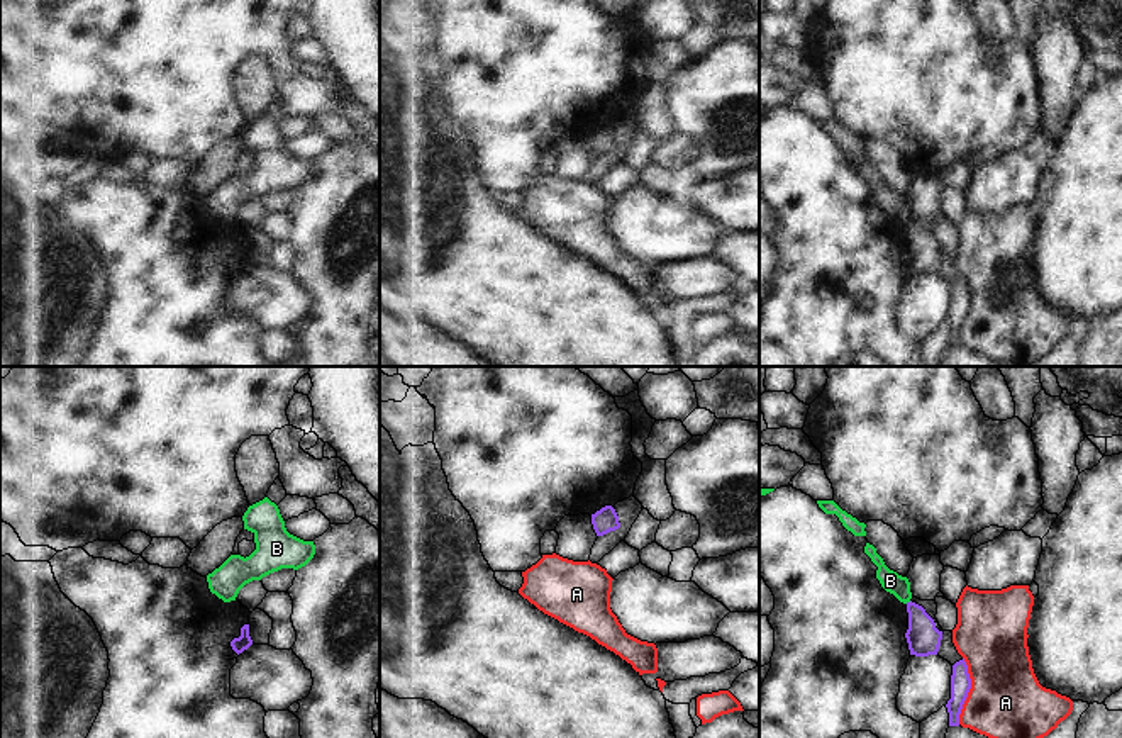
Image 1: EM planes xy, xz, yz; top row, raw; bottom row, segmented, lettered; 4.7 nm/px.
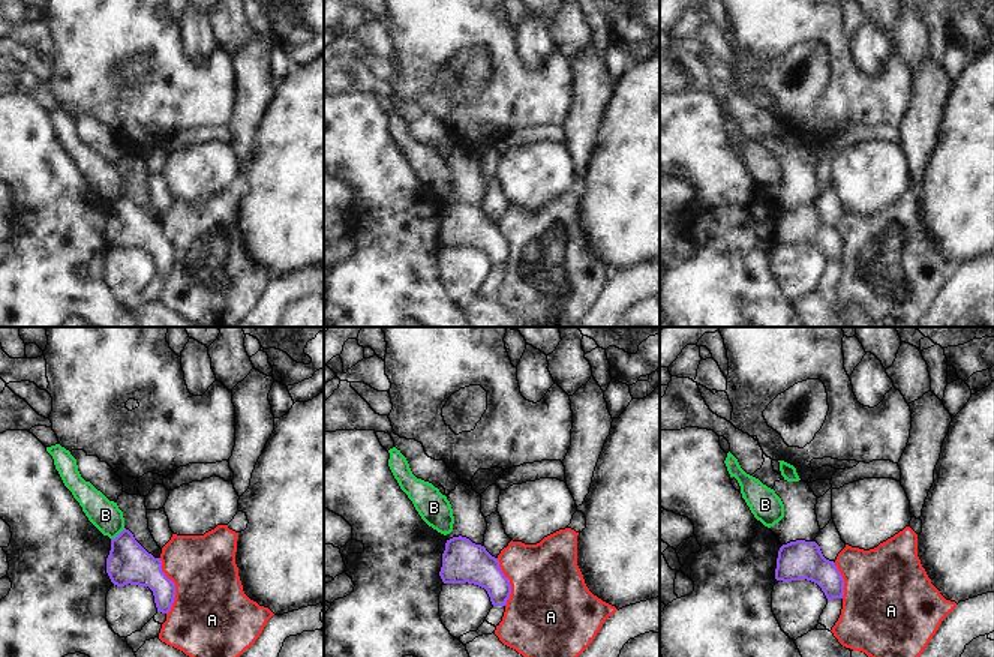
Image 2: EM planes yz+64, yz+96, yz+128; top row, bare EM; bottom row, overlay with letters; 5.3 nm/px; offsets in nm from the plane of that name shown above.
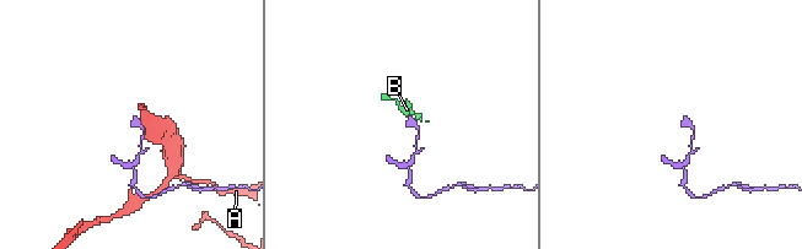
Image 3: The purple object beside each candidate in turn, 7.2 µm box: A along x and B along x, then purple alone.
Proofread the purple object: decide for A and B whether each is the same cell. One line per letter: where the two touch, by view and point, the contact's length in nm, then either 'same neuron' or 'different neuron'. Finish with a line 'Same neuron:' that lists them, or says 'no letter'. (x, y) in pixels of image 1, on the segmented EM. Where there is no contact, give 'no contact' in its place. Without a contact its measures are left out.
A: meets purple in yz at (968, 691); contact 320 nm long; different neuron
B: meets purple in yz at (907, 603); contact 30 nm long; different neuron
Same neuron: no letter

